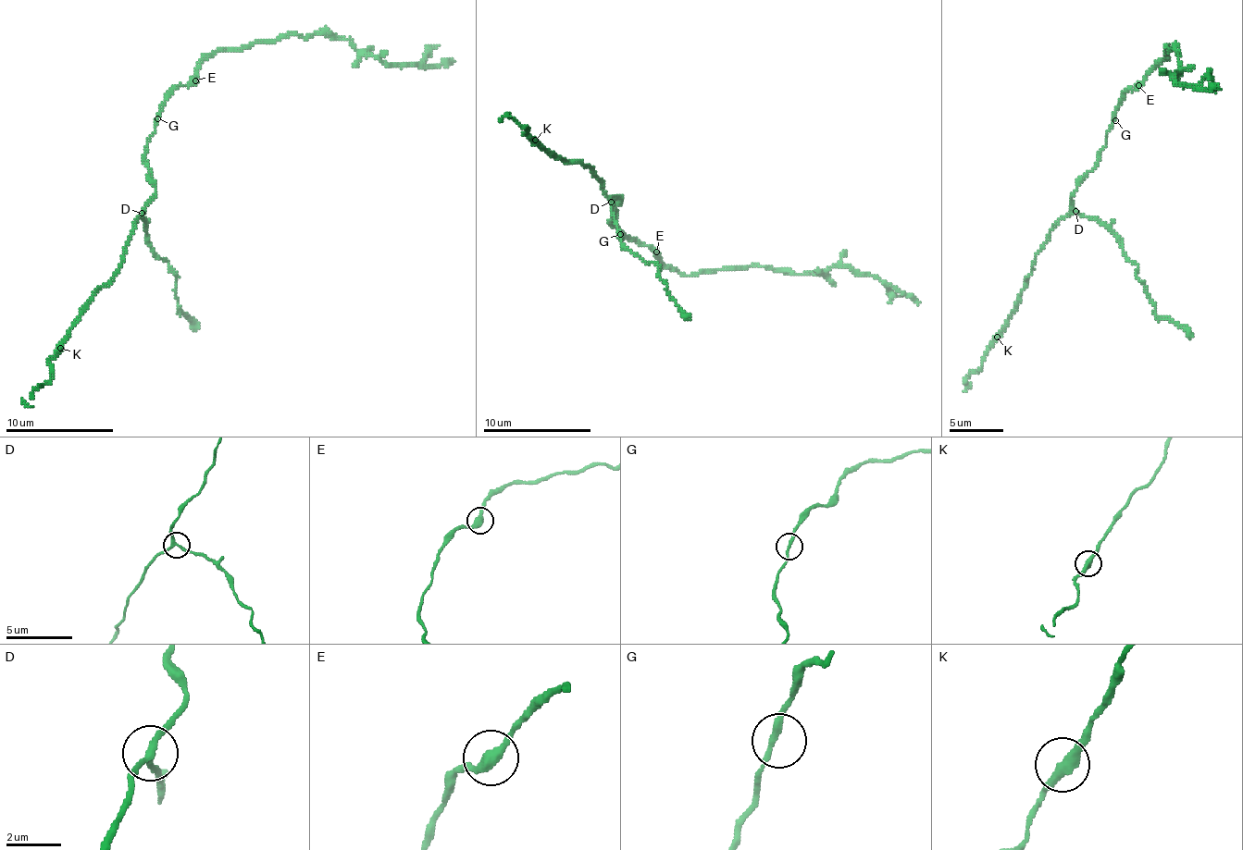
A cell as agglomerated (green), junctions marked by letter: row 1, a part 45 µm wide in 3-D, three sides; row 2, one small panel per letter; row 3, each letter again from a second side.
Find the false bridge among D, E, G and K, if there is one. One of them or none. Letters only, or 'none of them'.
E

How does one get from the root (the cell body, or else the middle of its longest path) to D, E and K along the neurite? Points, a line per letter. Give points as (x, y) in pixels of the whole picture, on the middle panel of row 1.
D: (620, 231), (616, 227), (612, 227), (610, 223), (615, 205), (622, 201), (617, 195), (611, 202)
E: (620, 231), (657, 251)
K: (620, 231), (610, 223), (615, 205), (622, 201), (605, 194), (591, 167), (558, 159), (535, 140)

